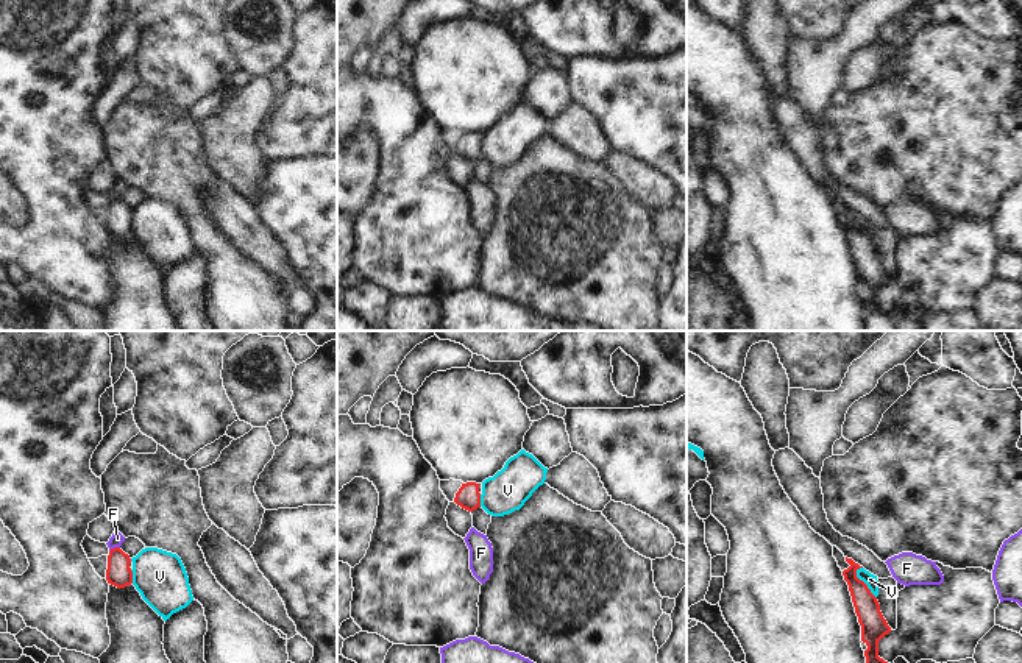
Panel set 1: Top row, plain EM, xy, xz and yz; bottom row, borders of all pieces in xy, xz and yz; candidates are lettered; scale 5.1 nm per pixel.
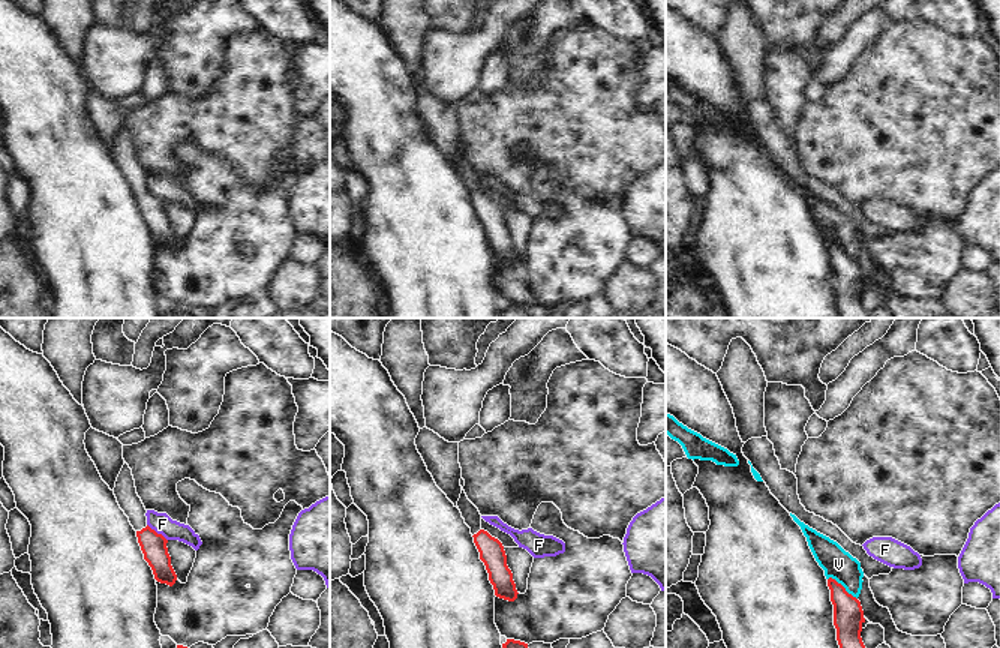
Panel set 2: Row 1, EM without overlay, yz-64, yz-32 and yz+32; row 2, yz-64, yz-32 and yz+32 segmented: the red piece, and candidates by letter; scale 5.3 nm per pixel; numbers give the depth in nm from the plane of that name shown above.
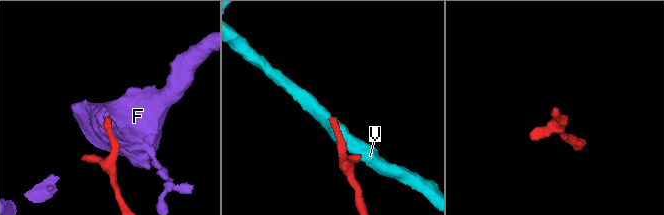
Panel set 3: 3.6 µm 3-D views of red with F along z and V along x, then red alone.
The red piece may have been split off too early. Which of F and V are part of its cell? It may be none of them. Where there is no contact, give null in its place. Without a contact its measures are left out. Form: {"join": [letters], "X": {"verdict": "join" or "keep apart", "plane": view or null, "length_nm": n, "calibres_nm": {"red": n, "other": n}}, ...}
{"join": [], "F": {"verdict": "keep apart", "plane": "xy", "length_nm": 60, "calibres_nm": {"red": 130, "other": 70}}, "V": {"verdict": "keep apart", "plane": "yz", "length_nm": 190, "calibres_nm": {"red": 140, "other": 70}}}

